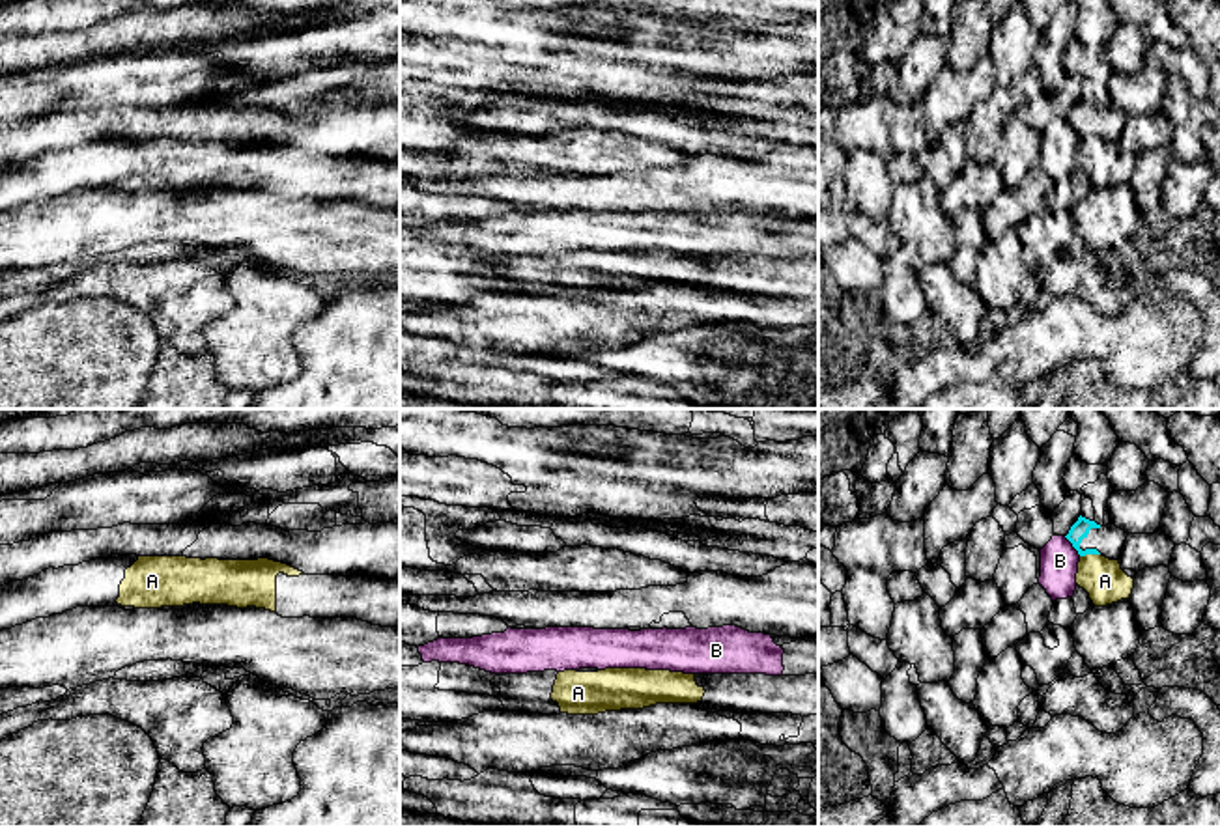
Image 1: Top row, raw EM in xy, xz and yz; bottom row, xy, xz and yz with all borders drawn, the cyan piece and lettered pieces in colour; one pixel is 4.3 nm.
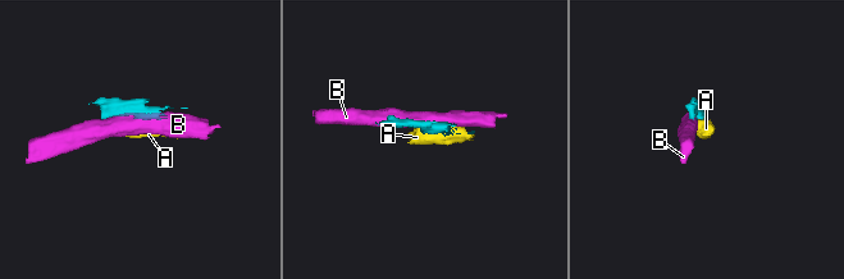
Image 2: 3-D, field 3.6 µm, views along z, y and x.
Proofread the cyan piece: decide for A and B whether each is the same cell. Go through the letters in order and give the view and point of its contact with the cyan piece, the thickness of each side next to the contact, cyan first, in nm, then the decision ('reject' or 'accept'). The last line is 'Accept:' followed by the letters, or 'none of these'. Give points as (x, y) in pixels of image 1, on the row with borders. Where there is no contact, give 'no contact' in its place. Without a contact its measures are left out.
A: contact yz (1090, 553); calibres 80 and 180 nm; reject
B: contact yz (1073, 546); calibres 80 and 160 nm; reject
Accept: none of these

